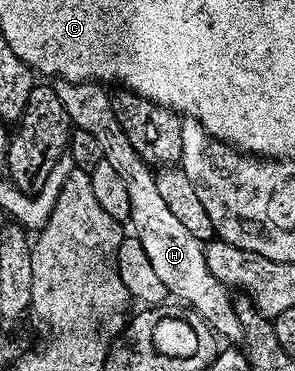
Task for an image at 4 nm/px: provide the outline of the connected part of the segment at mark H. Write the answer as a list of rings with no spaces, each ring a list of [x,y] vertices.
[[[61,80],[56,89],[59,102],[63,102],[63,110],[67,110],[72,127],[87,130],[87,134],[94,136],[95,142],[99,142],[104,160],[127,185],[127,199],[131,202],[128,223],[133,224],[132,235],[142,244],[147,261],[163,282],[168,295],[199,313],[222,341],[243,341],[243,326],[239,326],[230,289],[219,283],[211,270],[207,270],[202,241],[197,240],[195,234],[189,233],[187,226],[183,226],[183,222],[171,214],[167,202],[163,202],[159,186],[155,186],[154,169],[145,164],[143,158],[139,158],[135,146],[127,142],[127,134],[123,134],[123,126],[119,126],[115,118],[110,93],[100,83],[76,80]]]

